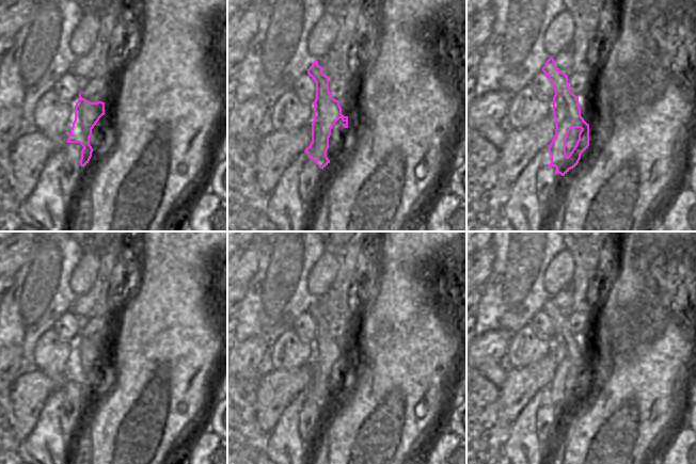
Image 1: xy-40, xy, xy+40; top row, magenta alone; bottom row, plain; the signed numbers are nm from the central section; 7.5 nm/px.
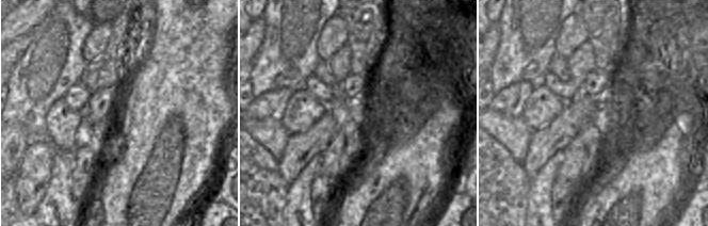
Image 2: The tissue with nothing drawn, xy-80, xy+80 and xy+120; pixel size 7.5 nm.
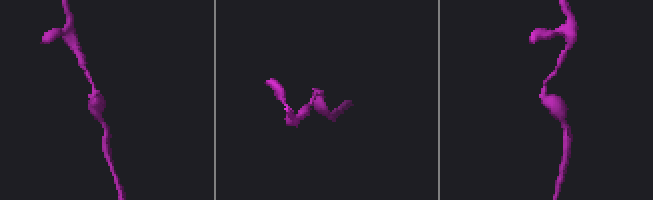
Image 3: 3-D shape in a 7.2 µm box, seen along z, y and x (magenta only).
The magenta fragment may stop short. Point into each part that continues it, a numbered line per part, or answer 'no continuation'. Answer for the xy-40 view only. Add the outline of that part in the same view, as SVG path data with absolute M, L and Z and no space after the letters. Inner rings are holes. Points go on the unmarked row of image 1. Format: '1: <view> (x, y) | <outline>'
1: xy-40 (97, 374) | M102 354L92 368L92 374L90 377L90 384L93 388L97 388L101 385L102 379L105 377L105 370L109 364L109 359L105 354Z

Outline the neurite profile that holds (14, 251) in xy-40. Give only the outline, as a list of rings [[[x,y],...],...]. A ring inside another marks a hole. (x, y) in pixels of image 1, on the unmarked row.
[[[15,231],[15,234],[0,241],[0,276],[15,275],[30,257],[32,244],[36,234],[34,231]]]

